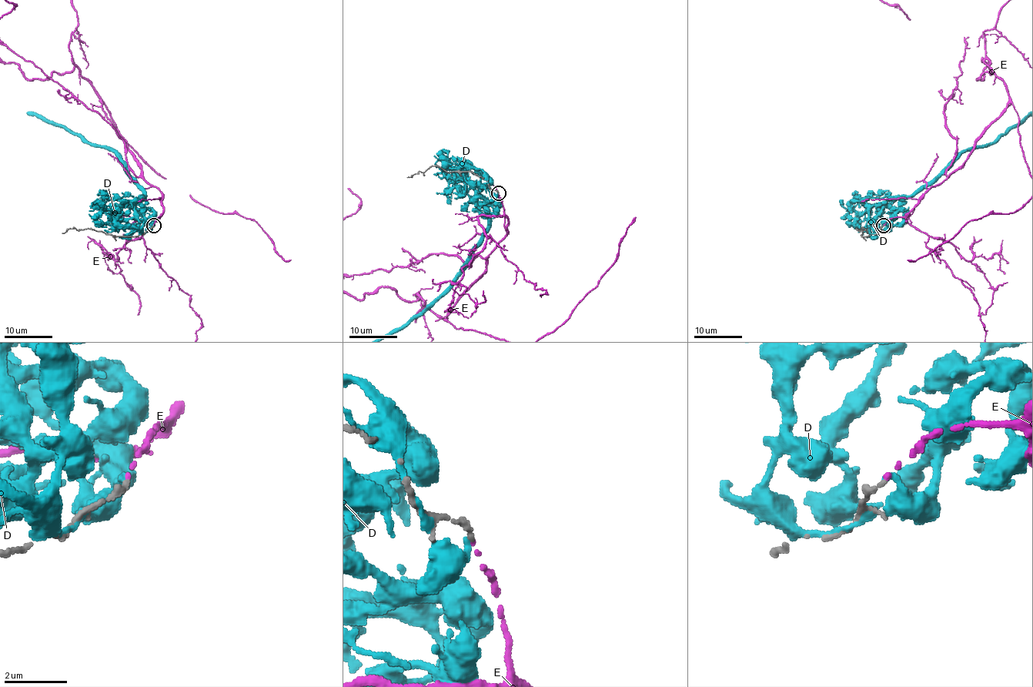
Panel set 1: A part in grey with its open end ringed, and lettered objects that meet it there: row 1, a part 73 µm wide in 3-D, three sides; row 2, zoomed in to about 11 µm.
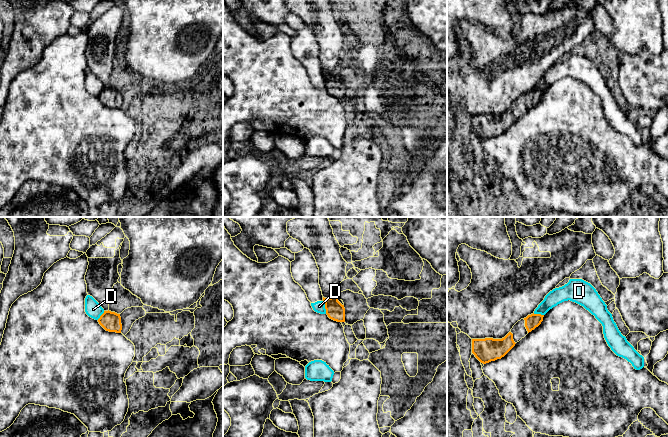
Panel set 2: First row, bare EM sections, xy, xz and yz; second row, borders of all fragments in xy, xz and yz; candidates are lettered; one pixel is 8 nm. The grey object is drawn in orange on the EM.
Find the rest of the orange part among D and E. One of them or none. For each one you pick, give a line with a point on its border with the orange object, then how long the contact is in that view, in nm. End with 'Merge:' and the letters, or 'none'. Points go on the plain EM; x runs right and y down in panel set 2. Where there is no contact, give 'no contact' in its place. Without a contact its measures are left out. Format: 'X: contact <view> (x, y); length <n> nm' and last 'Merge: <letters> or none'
E: no contact
Merge: E

